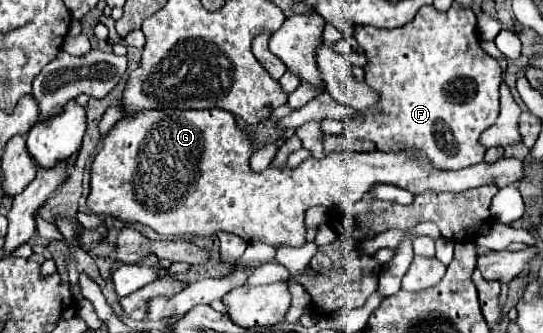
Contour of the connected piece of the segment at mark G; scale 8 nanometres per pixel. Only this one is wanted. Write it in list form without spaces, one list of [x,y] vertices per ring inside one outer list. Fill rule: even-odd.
[[[147,110],[147,112],[139,112],[137,116],[133,118],[123,118],[117,122],[117,126],[107,134],[107,138],[103,140],[103,146],[99,150],[99,154],[95,156],[95,162],[91,166],[91,194],[87,198],[87,204],[89,204],[89,210],[93,214],[99,214],[99,216],[111,216],[111,218],[119,218],[121,222],[139,222],[139,224],[145,224],[149,228],[153,228],[157,234],[161,236],[203,236],[203,234],[217,234],[217,232],[233,232],[237,236],[241,236],[245,242],[253,244],[253,242],[263,242],[263,244],[269,244],[273,248],[283,248],[283,246],[291,246],[291,248],[299,248],[303,246],[307,240],[305,240],[305,210],[311,208],[311,206],[327,206],[327,208],[333,208],[341,202],[341,196],[347,196],[347,188],[349,188],[349,200],[351,202],[357,202],[363,198],[363,194],[373,186],[373,184],[393,184],[393,186],[399,186],[399,188],[405,188],[413,194],[421,194],[425,190],[437,190],[437,192],[463,192],[467,188],[477,188],[477,186],[483,186],[483,184],[497,184],[499,188],[503,186],[509,186],[509,184],[515,184],[517,180],[523,178],[523,164],[515,158],[501,158],[493,164],[475,164],[475,166],[469,166],[469,168],[463,168],[463,170],[455,170],[455,172],[447,172],[447,170],[435,170],[431,168],[431,164],[425,160],[425,156],[419,156],[419,158],[413,158],[413,156],[407,156],[407,154],[387,154],[387,152],[365,152],[365,154],[353,154],[353,152],[335,152],[335,154],[327,154],[325,158],[317,160],[317,158],[309,158],[305,160],[299,168],[295,170],[289,170],[289,168],[267,168],[265,172],[257,174],[249,168],[249,156],[251,156],[251,142],[245,138],[245,132],[237,128],[235,124],[235,116],[231,112],[225,112],[225,110]]]

